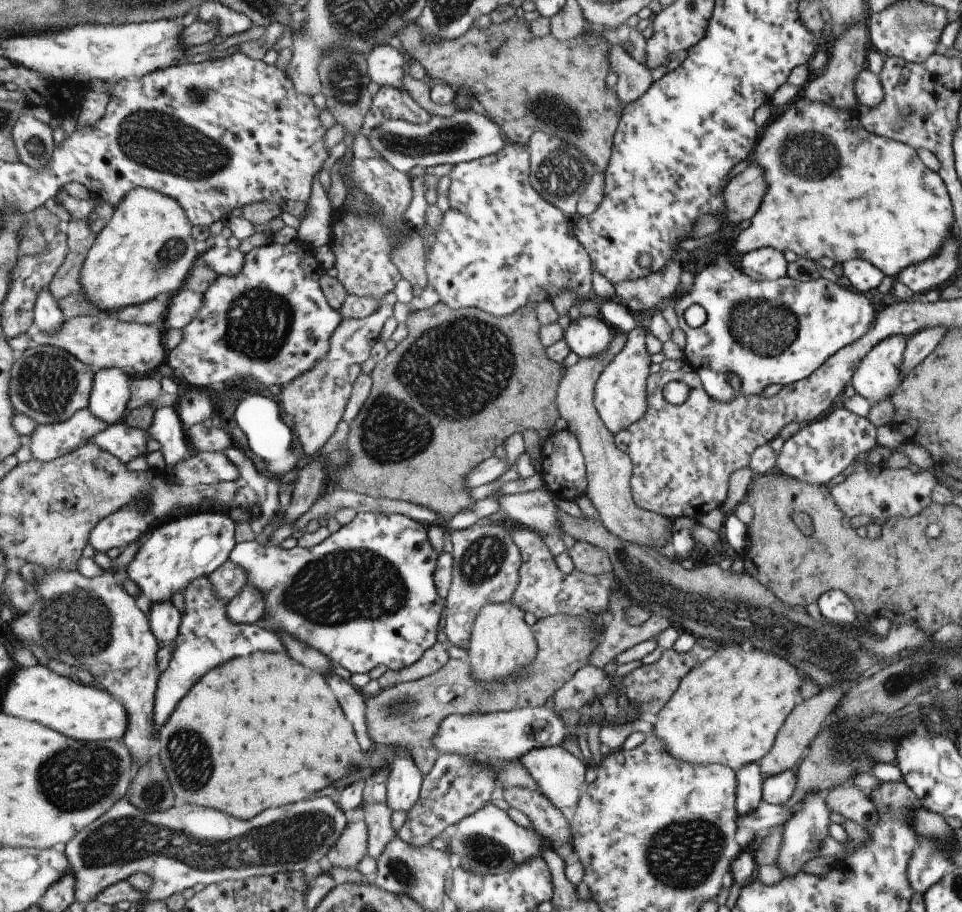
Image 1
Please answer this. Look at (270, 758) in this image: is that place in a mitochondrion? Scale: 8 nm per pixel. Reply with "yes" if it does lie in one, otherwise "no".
no

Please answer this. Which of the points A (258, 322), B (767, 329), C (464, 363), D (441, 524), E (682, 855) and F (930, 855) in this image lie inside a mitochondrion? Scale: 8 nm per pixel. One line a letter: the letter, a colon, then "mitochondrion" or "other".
A: mitochondrion
B: mitochondrion
C: mitochondrion
D: other
E: mitochondrion
F: mitochondrion

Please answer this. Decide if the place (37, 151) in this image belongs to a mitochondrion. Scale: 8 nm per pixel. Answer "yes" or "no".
yes

